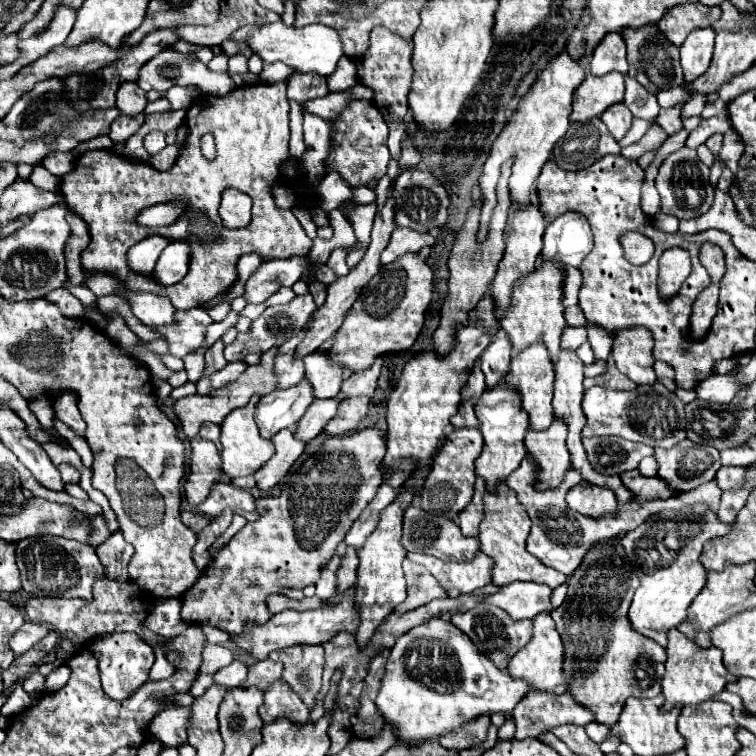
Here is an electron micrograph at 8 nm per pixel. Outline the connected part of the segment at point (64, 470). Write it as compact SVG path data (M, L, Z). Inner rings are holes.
M60 463L58 471L60 471L64 483L78 483L80 481L80 471L72 463Z

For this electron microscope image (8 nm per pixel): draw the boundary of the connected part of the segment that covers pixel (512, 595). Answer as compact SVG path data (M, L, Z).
M510 583L498 593L488 595L486 603L502 607L512 619L534 619L540 613L550 613L556 607L550 601L552 589L542 583Z

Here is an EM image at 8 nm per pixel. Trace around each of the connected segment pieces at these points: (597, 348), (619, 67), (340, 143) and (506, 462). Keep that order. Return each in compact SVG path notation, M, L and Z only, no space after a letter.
M586 323L586 329L588 329L588 341L594 349L596 359L604 361L612 349L612 335L608 335L602 327L592 325L592 323Z
M608 33L596 45L596 51L592 51L590 57L590 71L592 75L606 75L608 71L620 71L624 75L628 73L626 47L620 33Z
M352 101L332 125L332 151L328 157L328 169L340 171L352 187L366 187L370 181L378 181L386 175L390 161L388 151L388 125L380 111L372 107L372 101Z
M496 385L492 389L486 389L478 403L476 403L476 417L480 421L480 431L484 435L484 451L476 461L476 475L486 481L488 493L496 491L496 483L504 481L526 457L524 447L524 435L528 431L528 417L524 411L520 411L520 403L516 403L516 395L508 391L508 387Z

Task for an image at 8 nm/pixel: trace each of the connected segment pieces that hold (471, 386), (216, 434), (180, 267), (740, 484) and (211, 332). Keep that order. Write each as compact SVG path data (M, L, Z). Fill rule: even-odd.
M476 363L476 371L470 373L468 385L462 389L462 395L480 395L484 389L486 389L486 385L484 385L484 373L482 373L482 369ZM472 391L476 391L476 393L472 393Z
M208 423L208 425L204 425L200 431L202 431L202 439L208 439L208 441L216 443L216 447L218 447L218 449L222 447L222 445L220 445L220 425Z
M174 241L158 257L153 270L153 277L163 286L179 282L188 271L188 243Z
M750 465L746 467L720 467L720 471L716 473L716 483L722 491L728 489L744 489L746 487L746 471L750 469Z
M230 311L230 315L224 319L224 321L220 321L220 323L212 323L212 327L208 327L208 347L216 341L216 339L220 339L234 323L238 321L238 313L234 313L234 311Z

